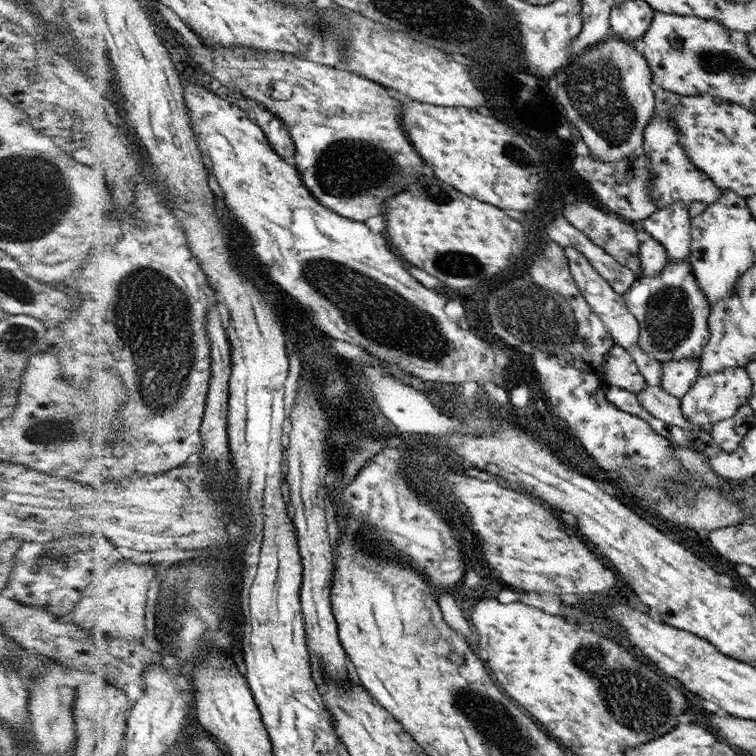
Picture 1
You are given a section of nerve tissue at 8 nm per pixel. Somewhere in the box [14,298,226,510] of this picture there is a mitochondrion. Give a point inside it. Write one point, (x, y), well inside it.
(66, 429)

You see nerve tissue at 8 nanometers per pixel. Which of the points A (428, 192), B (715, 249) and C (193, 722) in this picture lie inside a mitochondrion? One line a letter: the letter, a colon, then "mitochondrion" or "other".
A: mitochondrion
B: other
C: other

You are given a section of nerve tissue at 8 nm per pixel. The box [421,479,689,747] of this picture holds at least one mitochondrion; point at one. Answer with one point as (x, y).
(631, 696)

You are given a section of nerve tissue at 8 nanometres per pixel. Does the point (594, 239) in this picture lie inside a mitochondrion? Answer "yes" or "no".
no

